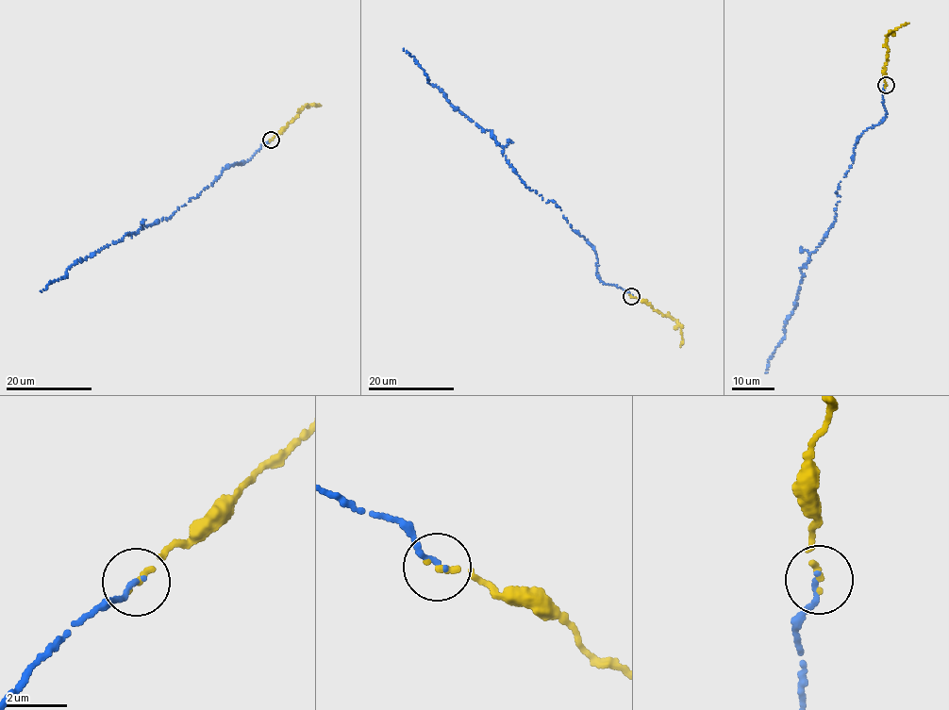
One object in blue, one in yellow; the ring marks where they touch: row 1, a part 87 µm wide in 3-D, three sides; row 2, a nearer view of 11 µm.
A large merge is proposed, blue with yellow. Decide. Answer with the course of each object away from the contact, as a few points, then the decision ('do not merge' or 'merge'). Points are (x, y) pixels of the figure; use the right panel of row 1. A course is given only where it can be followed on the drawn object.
blue runs (885, 85), (886, 117), (857, 138), (836, 193), (833, 222), (802, 267), (791, 315), (766, 373); yellow runs (886, 85), (887, 36), (907, 23); merge

